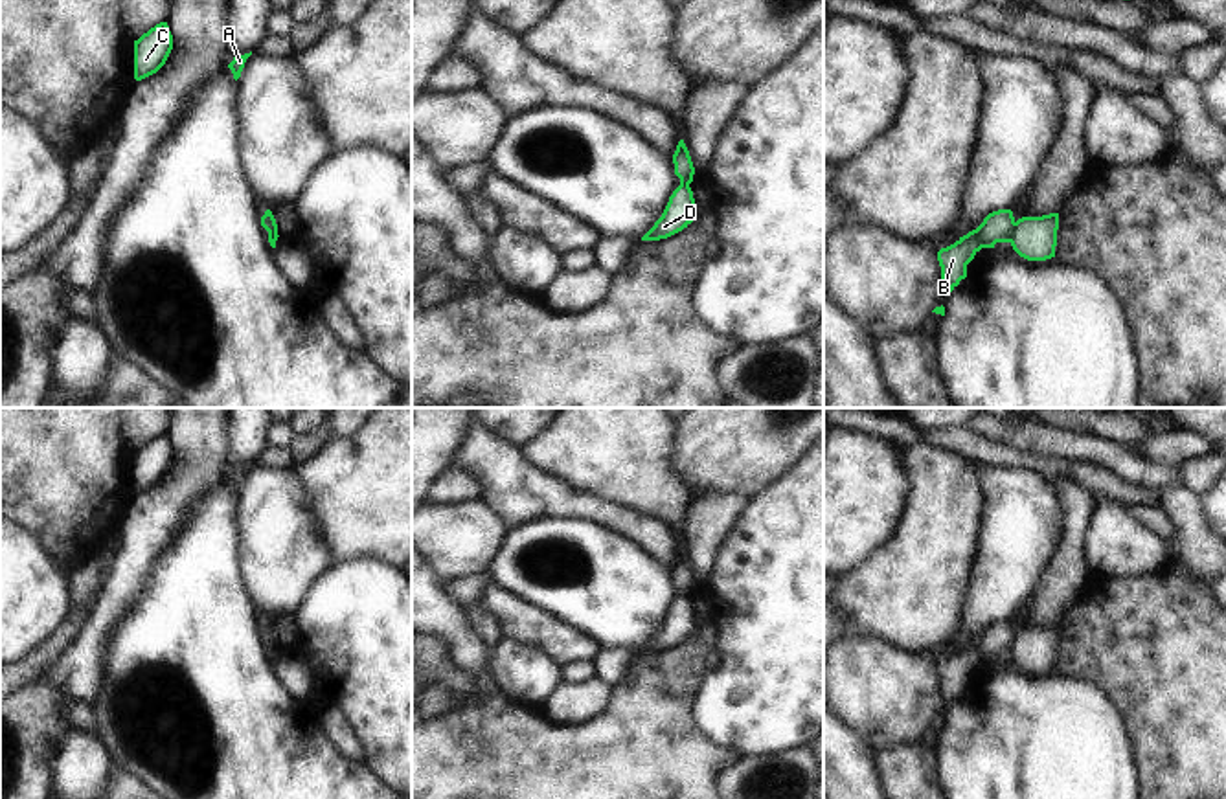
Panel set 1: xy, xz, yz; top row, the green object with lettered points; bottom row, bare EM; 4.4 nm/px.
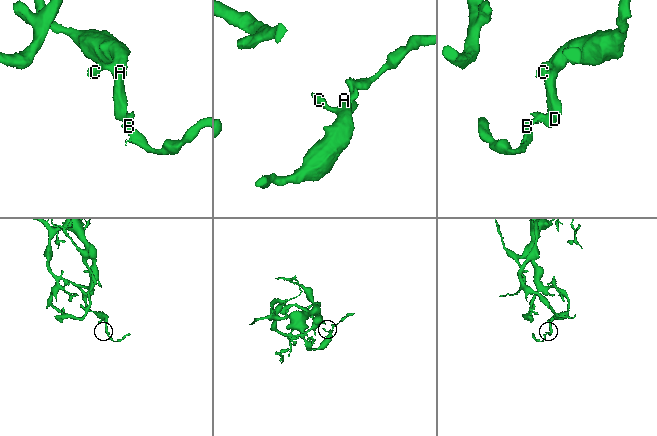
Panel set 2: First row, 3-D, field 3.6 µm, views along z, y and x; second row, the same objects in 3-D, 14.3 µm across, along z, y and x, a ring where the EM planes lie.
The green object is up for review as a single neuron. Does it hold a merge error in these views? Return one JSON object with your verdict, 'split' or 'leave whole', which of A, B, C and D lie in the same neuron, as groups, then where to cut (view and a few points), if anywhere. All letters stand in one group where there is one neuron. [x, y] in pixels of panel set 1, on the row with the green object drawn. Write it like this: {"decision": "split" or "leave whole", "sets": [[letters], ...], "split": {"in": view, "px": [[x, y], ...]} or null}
{"decision": "split", "sets": [["A", "C", "D"], ["B"]], "split": {"in": "yz", "px": [[1015, 223], [1010, 241]]}}

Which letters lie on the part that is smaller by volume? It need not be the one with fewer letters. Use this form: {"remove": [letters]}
{"remove": ["B"]}

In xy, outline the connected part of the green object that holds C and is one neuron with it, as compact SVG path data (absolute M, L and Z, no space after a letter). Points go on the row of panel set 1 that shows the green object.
M160 22L134 40L134 79L142 81L156 73L173 50L173 35L167 22Z

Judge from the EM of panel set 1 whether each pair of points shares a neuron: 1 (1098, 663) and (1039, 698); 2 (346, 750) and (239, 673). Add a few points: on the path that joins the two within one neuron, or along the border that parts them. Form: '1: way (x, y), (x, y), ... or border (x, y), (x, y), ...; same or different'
1: border (1054, 669), (1094, 682), (1112, 700); different
2: border (331, 744), (337, 750); different

